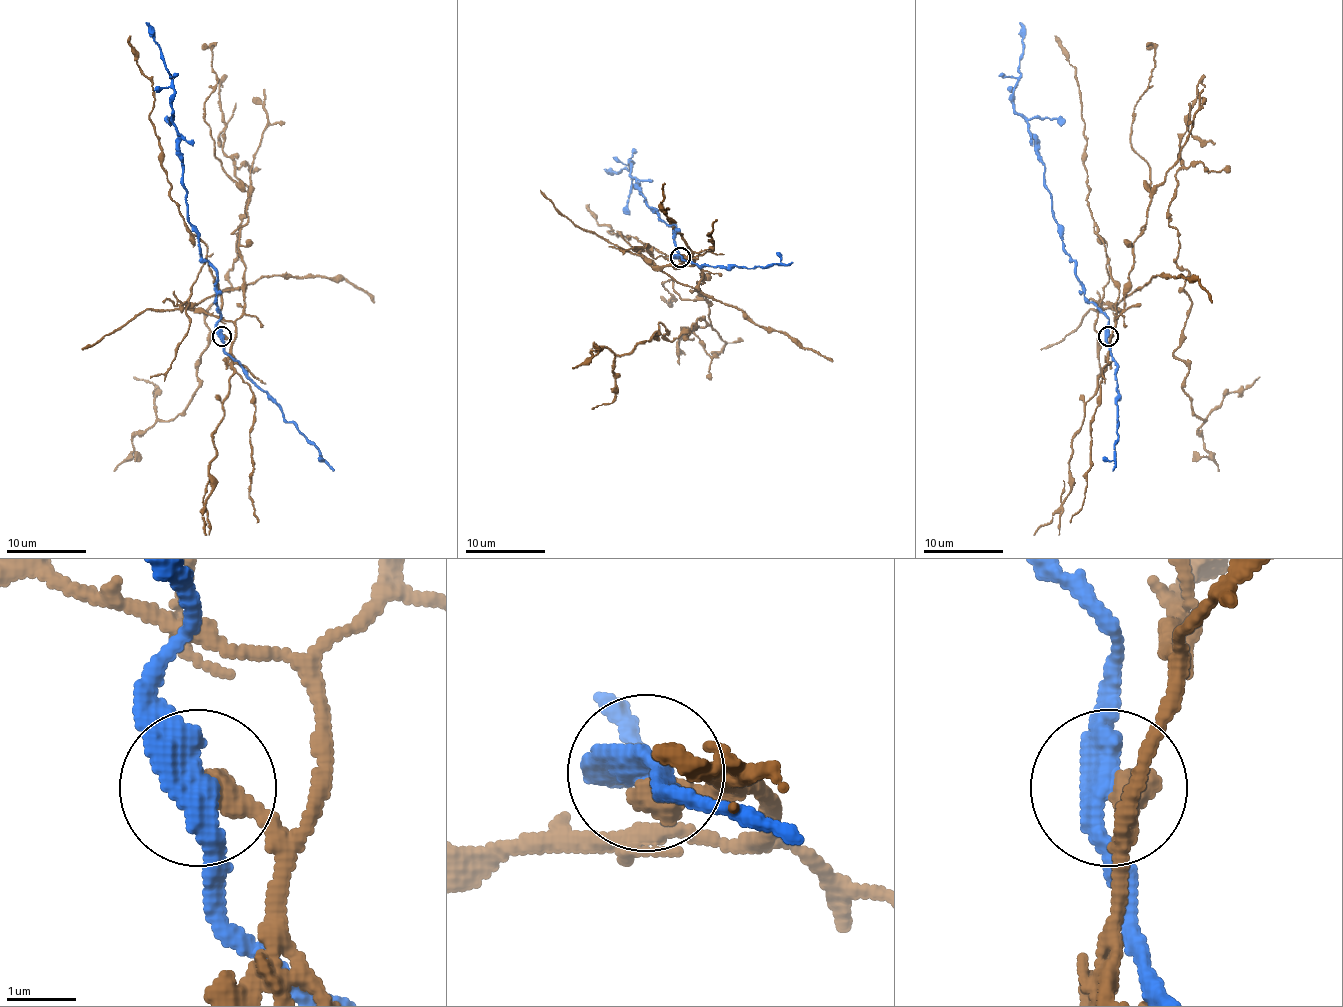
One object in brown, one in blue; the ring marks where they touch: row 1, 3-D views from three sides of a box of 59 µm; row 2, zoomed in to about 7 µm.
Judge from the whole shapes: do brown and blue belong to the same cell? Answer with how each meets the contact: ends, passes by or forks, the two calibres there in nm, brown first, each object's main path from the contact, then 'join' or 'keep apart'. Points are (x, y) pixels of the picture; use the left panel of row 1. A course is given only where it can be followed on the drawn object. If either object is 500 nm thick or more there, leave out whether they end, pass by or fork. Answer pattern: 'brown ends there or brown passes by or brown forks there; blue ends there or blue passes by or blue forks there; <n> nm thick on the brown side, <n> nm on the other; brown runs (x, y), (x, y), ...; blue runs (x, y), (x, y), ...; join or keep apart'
brown ends there; blue passes by; 440 nm thick on the brown side, 420 nm on the other; brown runs (221, 336), (243, 312), (249, 183), (197, 391), (162, 421), (156, 387), (134, 377); blue runs (221, 336), (217, 276), (201, 256), (197, 228), (187, 216), (179, 137), (171, 119), (173, 86), (146, 22); keep apart

